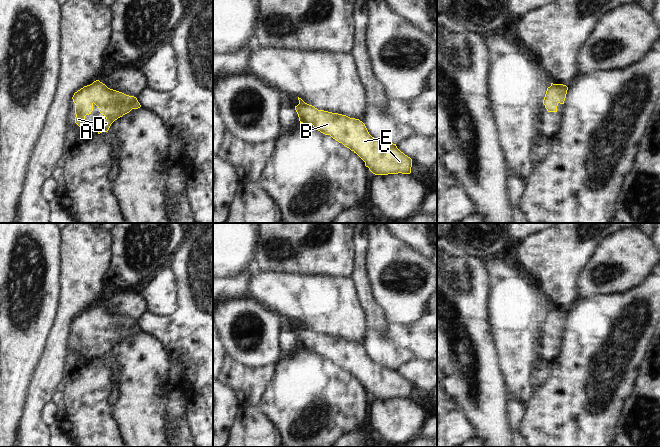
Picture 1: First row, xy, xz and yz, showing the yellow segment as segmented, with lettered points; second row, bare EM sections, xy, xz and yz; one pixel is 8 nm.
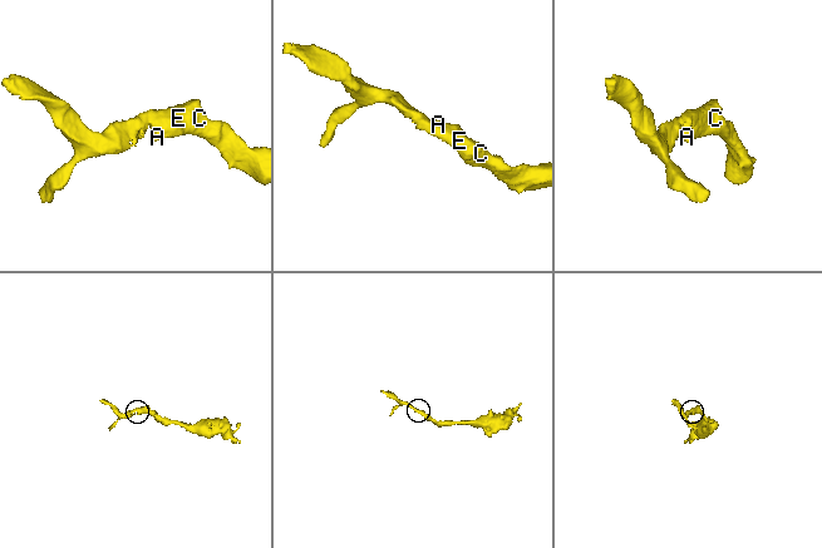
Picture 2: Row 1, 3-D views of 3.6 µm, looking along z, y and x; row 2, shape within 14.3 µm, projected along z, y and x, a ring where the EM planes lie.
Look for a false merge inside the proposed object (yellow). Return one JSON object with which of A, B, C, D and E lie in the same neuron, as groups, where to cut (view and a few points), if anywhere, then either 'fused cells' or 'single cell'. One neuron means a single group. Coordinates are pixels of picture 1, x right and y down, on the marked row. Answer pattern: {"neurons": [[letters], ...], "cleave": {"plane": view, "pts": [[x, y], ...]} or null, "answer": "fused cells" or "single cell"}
{"neurons": [["A", "B", "C", "D", "E"]], "cleave": null, "answer": "single cell"}

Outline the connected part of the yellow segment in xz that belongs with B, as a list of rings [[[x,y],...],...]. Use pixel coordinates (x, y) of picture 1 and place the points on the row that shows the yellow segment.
[[[298,97],[299,104],[295,106],[300,123],[312,125],[315,129],[325,135],[330,135],[333,139],[342,143],[345,147],[356,153],[364,162],[365,166],[375,175],[388,174],[410,174],[412,159],[401,152],[396,144],[384,139],[372,137],[365,124],[359,119],[350,118],[346,115],[318,110],[312,105],[305,103]]]

